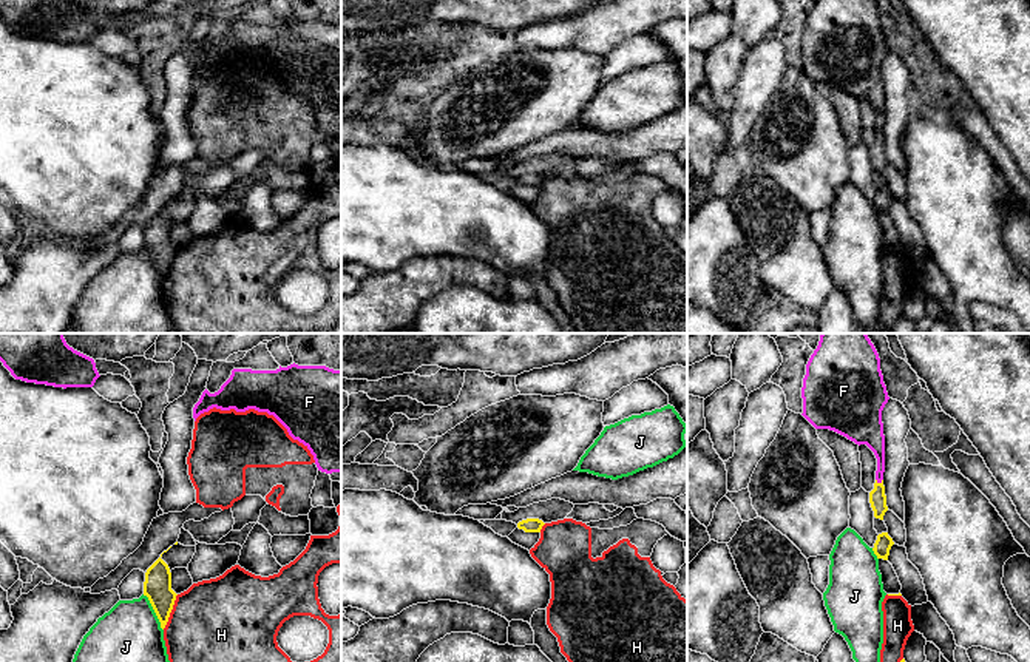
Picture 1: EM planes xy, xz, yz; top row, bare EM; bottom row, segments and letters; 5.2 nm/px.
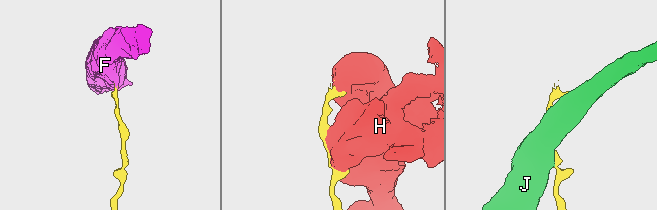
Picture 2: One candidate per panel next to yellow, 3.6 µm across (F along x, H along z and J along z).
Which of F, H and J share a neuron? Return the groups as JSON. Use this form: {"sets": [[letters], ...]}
{"sets": [["F"], ["H"], ["J"]]}

